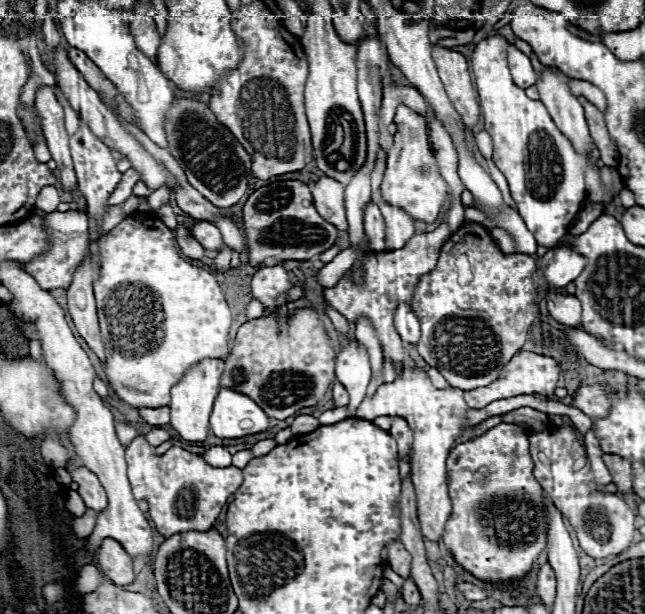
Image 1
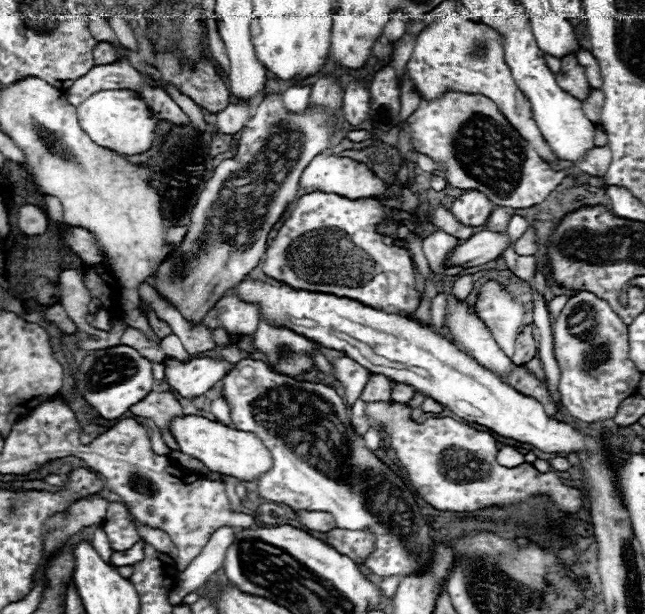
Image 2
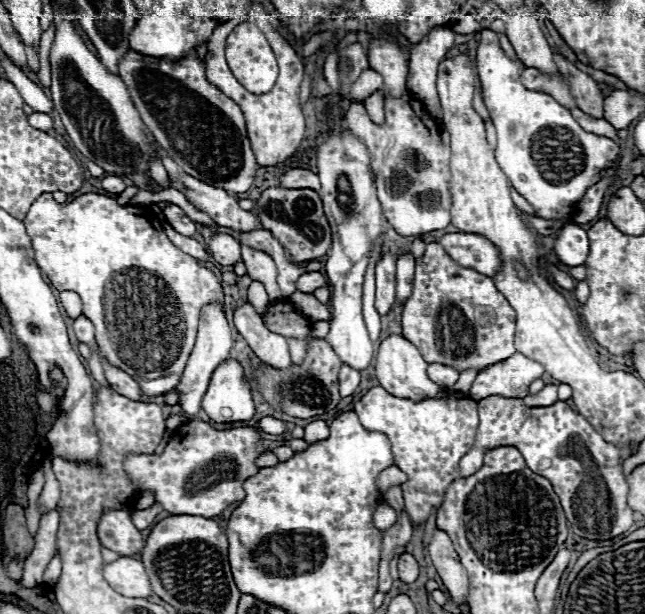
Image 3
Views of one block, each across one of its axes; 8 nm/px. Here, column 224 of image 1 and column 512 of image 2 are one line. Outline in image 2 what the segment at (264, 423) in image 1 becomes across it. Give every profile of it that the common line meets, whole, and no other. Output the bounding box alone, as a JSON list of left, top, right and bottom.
[234,280,588,454]

